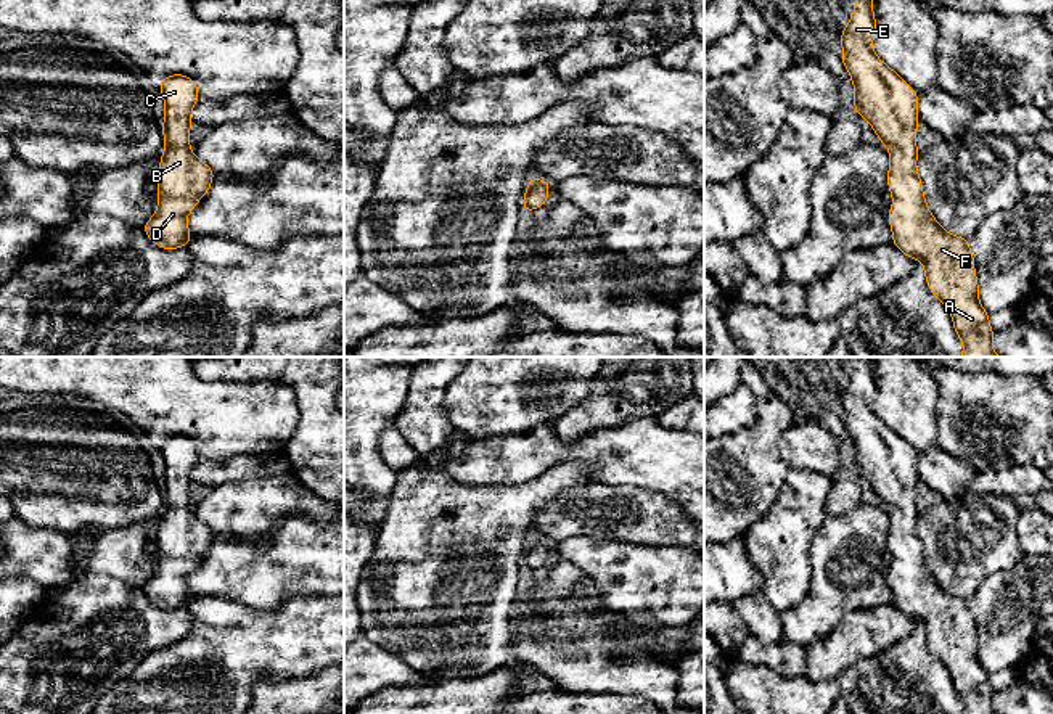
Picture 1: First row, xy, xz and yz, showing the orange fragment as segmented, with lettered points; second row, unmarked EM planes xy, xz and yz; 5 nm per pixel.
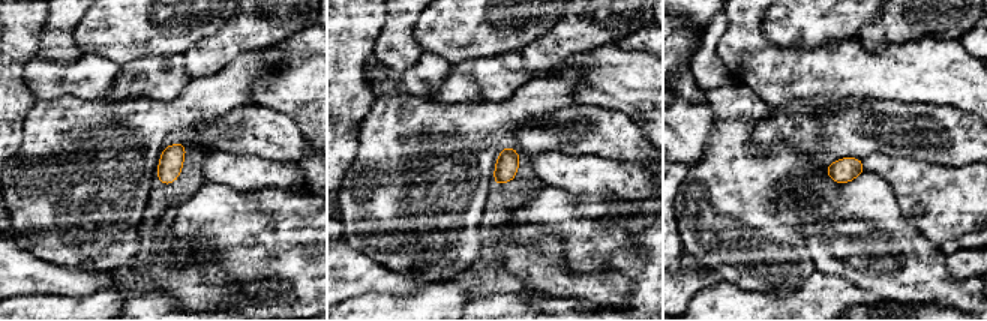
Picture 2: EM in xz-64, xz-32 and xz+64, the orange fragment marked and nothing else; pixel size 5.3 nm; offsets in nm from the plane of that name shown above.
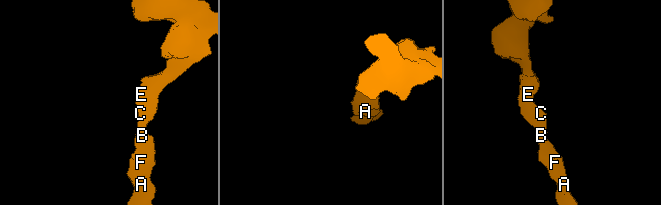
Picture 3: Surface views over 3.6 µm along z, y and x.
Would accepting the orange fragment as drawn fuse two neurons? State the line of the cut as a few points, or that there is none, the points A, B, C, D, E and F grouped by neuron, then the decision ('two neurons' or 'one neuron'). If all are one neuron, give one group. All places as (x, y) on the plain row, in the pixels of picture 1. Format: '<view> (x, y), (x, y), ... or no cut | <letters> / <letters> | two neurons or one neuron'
no cut | A B C D E F | one neuron

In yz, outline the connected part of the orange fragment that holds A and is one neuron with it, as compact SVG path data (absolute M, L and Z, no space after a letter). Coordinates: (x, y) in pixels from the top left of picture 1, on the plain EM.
M860 357L839 399L842 404L841 420L854 442L854 470L868 481L879 502L891 510L887 547L892 555L892 568L889 571L889 587L894 595L892 605L907 618L923 622L928 646L949 669L953 688L965 708L963 714L997 714L992 708L994 690L989 683L989 674L979 663L974 618L968 600L950 595L942 589L926 564L916 531L916 518L920 515L920 510L915 507L920 482L916 471L918 452L876 416L871 408L875 397L873 357Z

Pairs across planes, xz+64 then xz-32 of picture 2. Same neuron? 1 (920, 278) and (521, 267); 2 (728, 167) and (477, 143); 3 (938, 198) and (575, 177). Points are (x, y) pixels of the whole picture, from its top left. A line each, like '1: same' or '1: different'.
1: same
2: same
3: same

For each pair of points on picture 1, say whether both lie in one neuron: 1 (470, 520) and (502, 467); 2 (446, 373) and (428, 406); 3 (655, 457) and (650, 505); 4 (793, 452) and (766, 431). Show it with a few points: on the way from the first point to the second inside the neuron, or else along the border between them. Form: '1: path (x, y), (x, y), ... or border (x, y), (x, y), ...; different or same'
1: border (455, 480), (465, 484), (531, 483); different
2: path (438, 378), (428, 388), (428, 398); same
3: border (614, 484), (656, 489), (671, 497), (684, 512); different
4: border (801, 417), (780, 441), (780, 457), (790, 468); different

